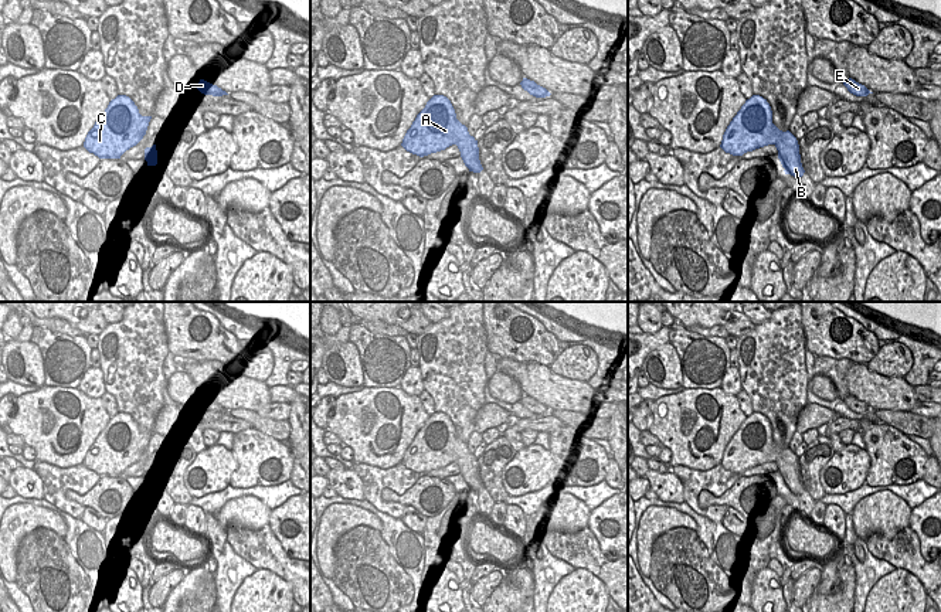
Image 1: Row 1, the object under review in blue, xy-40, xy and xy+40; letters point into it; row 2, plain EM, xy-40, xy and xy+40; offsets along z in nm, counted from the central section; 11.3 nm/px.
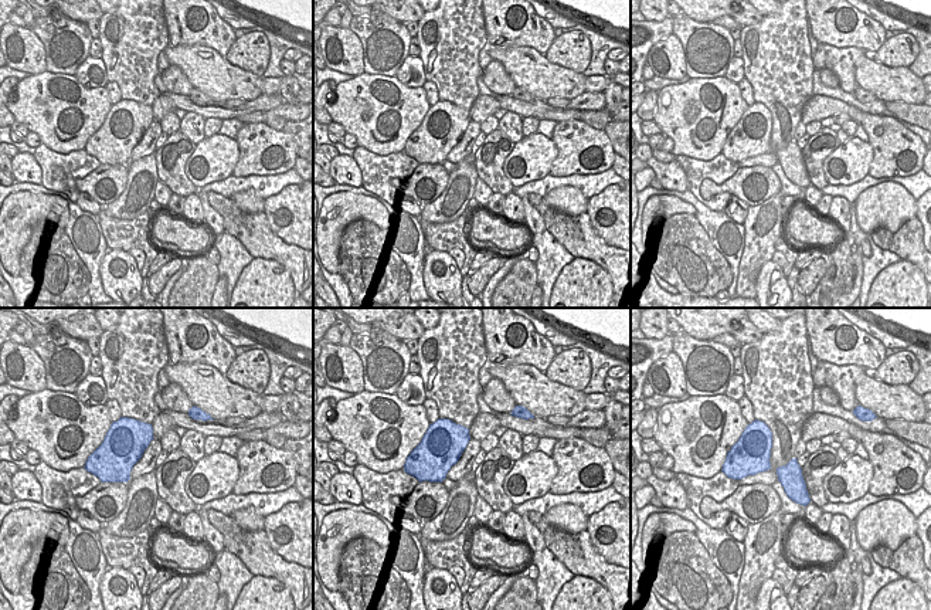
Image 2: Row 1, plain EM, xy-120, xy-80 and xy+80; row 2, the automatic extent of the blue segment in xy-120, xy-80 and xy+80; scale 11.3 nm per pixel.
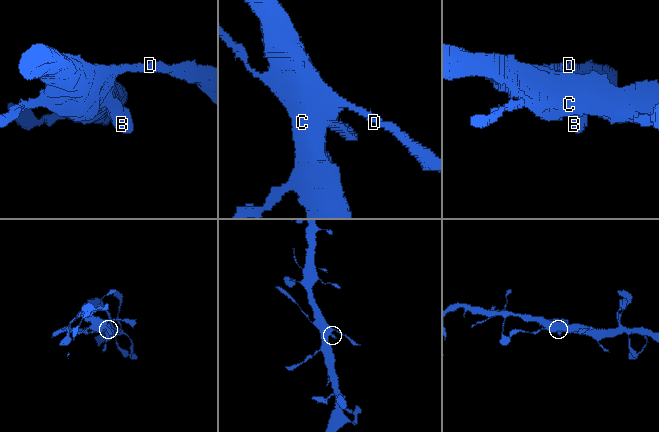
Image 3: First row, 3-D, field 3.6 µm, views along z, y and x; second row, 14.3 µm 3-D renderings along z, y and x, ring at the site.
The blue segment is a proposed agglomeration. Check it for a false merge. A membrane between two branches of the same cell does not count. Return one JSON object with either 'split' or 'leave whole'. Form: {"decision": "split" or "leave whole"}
{"decision": "leave whole"}

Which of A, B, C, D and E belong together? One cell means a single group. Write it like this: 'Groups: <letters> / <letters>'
Groups: A B C D E

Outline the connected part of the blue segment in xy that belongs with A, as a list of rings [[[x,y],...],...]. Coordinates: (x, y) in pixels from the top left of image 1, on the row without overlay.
[[[434,412],[417,432],[401,463],[407,469],[424,475],[452,462],[458,463],[469,489],[480,490],[483,487],[479,477],[478,458],[456,436],[451,418],[444,412]]]

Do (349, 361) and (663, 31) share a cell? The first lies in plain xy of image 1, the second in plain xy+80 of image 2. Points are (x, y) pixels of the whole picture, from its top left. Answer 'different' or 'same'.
different

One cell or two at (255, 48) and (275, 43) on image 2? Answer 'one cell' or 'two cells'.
two cells

